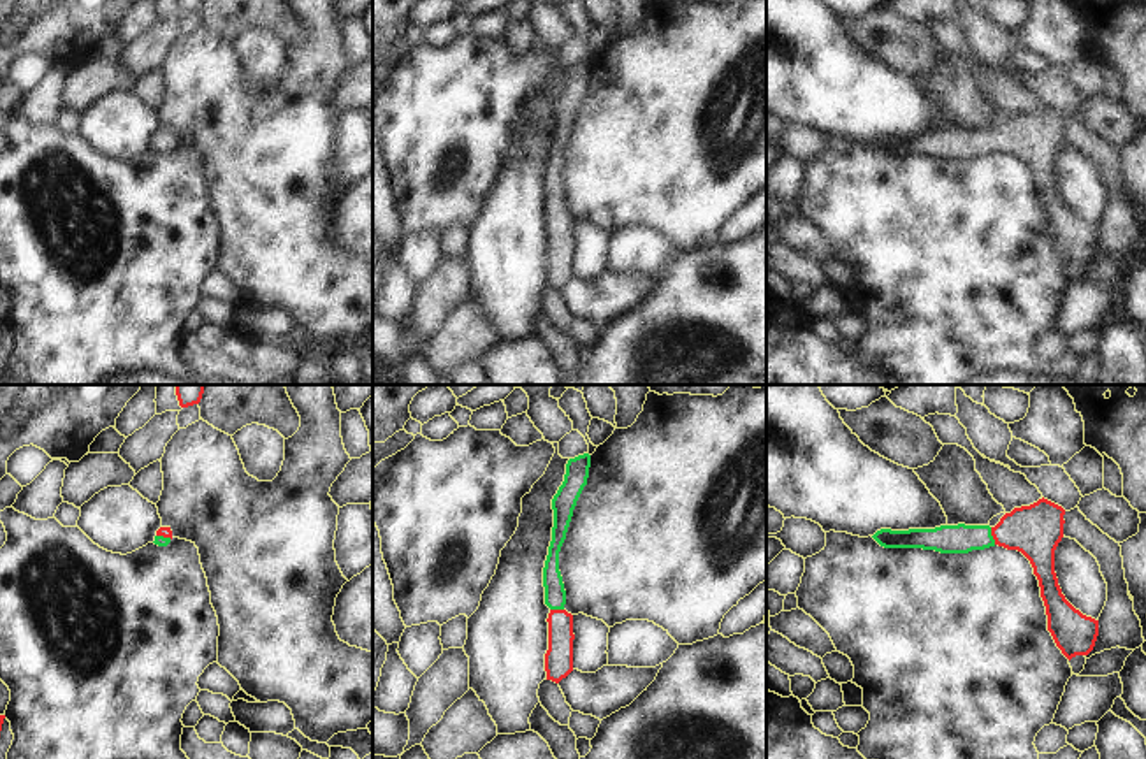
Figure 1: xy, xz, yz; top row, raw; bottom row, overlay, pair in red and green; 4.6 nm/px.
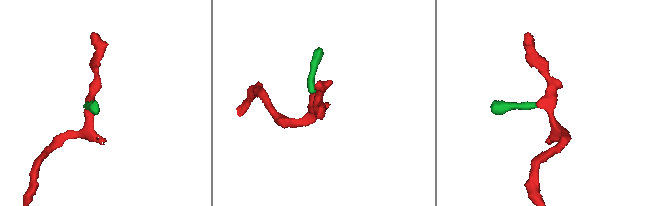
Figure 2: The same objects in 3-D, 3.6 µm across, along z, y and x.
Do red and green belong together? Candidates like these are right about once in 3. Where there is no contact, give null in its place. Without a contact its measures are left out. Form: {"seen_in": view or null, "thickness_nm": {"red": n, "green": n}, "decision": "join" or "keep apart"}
{"seen_in": "yz", "thickness_nm": {"red": 240, "green": 130}, "decision": "join"}

